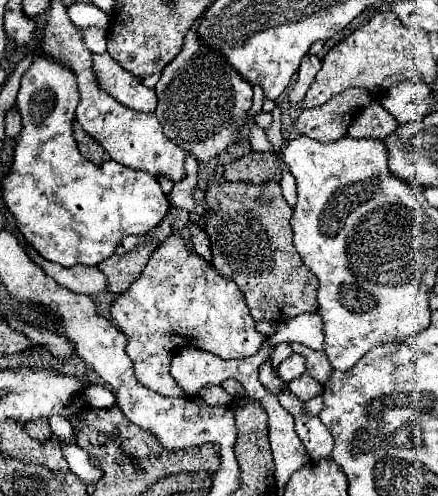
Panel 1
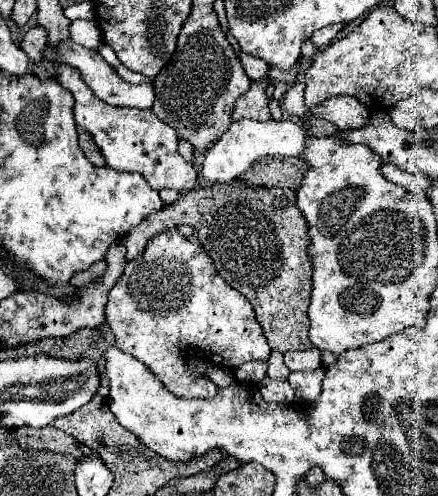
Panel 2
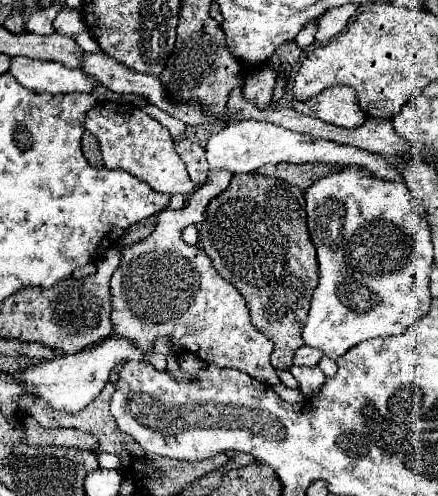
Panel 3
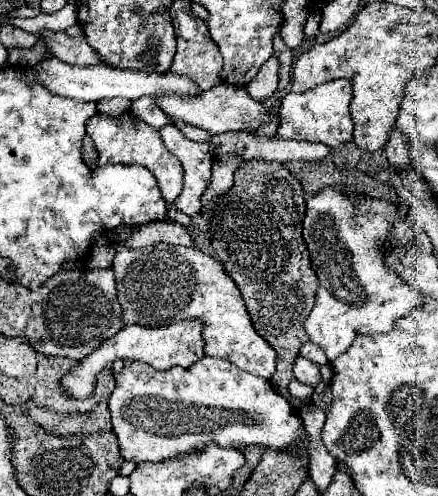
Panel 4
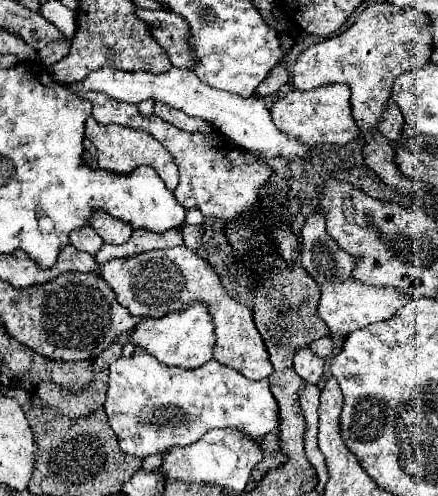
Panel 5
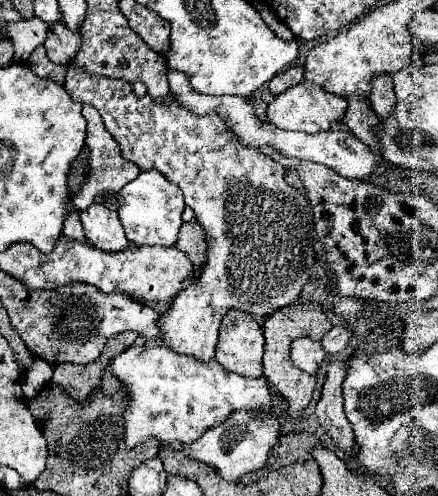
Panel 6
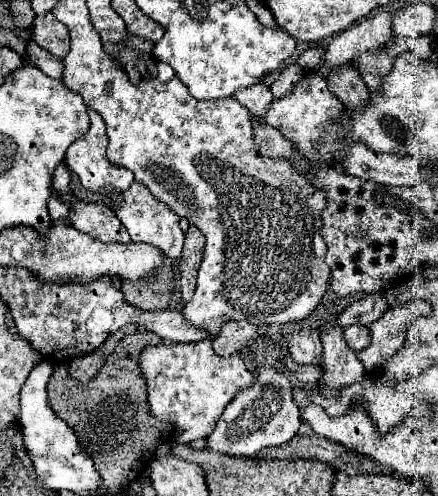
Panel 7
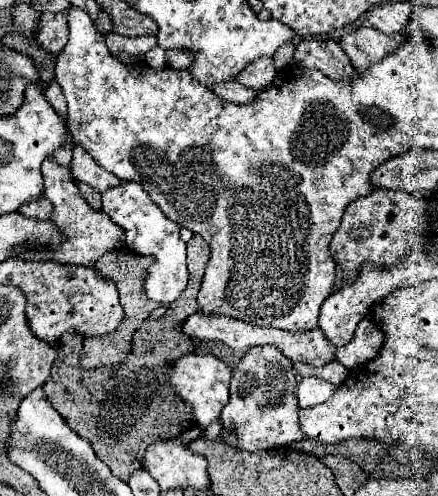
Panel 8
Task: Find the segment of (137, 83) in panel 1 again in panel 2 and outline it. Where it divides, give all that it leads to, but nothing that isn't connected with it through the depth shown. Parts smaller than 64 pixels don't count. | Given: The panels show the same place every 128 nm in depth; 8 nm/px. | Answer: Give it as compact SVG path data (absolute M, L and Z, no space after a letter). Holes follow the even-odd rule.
M72 40L60 44L58 48L46 48L46 50L44 50L44 58L46 58L46 60L60 60L60 62L66 62L66 64L74 66L76 70L80 70L84 82L92 88L92 92L94 92L100 100L104 100L104 102L108 102L108 104L112 104L112 106L126 106L126 108L152 108L152 104L154 104L152 84L134 86L134 84L124 82L124 80L118 76L118 72L116 72L116 70L114 70L114 68L112 68L112 66L110 66L110 64L108 64L98 52L88 50L88 48L84 48L84 46L80 46L80 44L72 42Z

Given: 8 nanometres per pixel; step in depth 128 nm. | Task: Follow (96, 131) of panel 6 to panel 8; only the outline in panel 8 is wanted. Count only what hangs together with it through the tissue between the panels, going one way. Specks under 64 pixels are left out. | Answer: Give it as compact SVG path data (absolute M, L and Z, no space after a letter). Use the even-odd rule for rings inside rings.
M74 146L74 154L72 154L72 162L70 162L70 170L74 174L76 180L88 184L90 188L94 188L96 192L104 194L110 188L116 188L122 184L122 180L110 172L106 172L84 146Z

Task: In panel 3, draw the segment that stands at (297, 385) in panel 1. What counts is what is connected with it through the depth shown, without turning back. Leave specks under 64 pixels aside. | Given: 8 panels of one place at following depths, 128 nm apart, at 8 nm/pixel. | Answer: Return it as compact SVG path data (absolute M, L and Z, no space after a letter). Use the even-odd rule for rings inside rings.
M292 366L290 368L290 374L298 380L300 384L300 392L306 396L306 398L312 398L316 396L316 392L320 392L326 376L324 372L318 368L318 366L312 366L312 368L302 368L302 366Z

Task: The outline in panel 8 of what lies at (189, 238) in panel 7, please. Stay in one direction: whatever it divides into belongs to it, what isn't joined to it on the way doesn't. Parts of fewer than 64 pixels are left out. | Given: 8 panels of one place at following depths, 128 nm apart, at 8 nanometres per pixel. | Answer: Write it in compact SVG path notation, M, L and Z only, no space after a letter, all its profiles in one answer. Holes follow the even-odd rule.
M182 292L162 318L146 318L134 332L132 350L114 366L82 370L78 362L82 336L68 334L60 340L50 378L42 388L68 426L86 438L96 456L122 480L128 480L134 470L142 468L142 458L150 444L176 438L184 428L192 426L192 410L184 406L178 396L172 396L172 388L164 384L164 364L194 350L192 340L176 332L176 324L198 310L196 294L198 292Z

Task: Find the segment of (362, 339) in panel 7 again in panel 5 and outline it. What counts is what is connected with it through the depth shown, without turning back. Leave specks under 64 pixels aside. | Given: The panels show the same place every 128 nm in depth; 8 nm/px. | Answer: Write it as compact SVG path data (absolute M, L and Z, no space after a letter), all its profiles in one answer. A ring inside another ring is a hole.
M324 336L324 338L316 340L316 342L312 342L308 348L310 348L310 350L316 354L316 356L326 358L326 356L330 356L330 352L334 350L334 342L332 342L328 336Z

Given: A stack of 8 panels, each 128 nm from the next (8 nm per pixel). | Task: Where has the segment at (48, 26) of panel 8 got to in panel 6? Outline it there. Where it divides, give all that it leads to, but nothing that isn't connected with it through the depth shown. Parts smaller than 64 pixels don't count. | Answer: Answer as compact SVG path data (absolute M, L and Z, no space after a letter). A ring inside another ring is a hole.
M54 24L48 28L48 38L44 42L48 50L48 58L54 64L66 66L76 52L80 50L80 36L70 36L70 30L64 24Z

